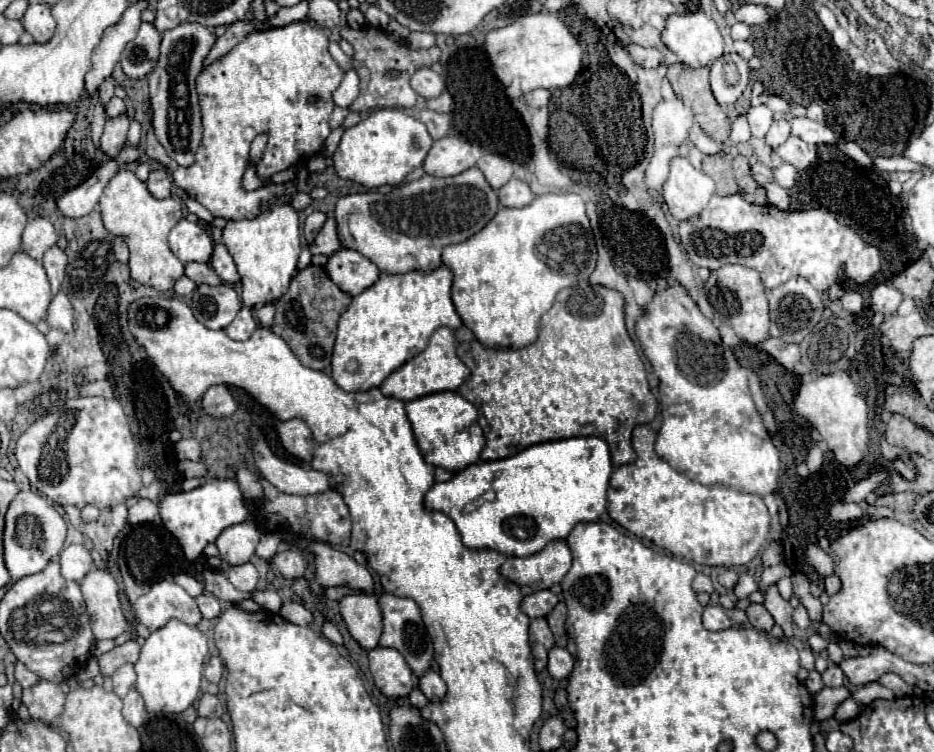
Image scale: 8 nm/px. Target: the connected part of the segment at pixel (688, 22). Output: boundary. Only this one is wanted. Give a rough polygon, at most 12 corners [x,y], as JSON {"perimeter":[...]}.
{"perimeter":[[703,11],[669,15],[661,41],[697,69],[735,53],[730,30]]}

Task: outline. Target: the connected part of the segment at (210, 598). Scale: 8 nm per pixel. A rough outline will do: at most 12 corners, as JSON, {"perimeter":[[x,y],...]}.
{"perimeter":[[211,593],[199,595],[203,619],[221,615],[221,603]]}

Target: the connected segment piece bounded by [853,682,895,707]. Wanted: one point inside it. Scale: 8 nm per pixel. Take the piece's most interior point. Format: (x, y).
(870, 692)

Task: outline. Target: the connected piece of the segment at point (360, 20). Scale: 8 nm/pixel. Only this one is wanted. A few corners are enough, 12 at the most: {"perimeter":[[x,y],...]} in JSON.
{"perimeter":[[359,9],[347,11],[347,23],[351,29],[361,29],[365,17]]}

